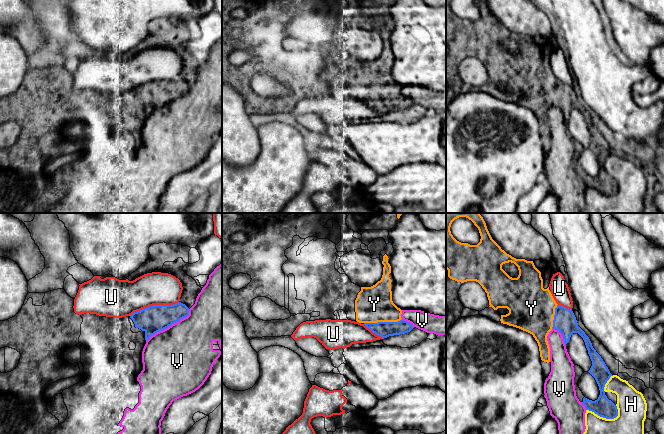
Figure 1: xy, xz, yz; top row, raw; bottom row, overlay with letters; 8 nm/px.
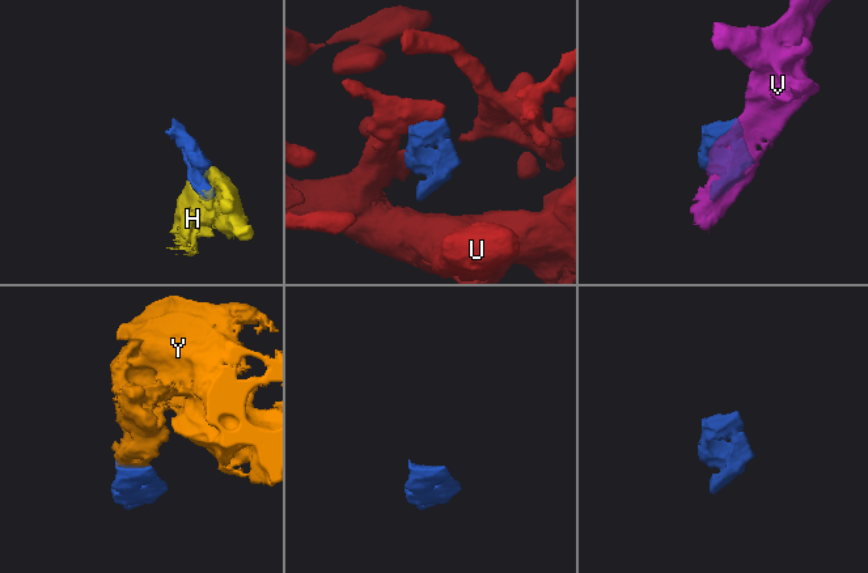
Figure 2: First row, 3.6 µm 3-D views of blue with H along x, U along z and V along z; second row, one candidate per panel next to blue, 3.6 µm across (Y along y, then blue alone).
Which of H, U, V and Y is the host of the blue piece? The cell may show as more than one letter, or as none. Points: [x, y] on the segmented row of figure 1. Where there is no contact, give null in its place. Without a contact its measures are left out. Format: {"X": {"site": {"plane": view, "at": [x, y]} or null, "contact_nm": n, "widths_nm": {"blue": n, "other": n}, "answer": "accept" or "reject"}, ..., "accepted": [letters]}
{"H": {"site": {"plane": "yz", "at": [602, 416]}, "contact_nm": 260, "widths_nm": {"blue": 160, "other": 240}, "answer": "reject"}, "U": {"site": {"plane": "xy", "at": [153, 305]}, "contact_nm": 420, "widths_nm": {"blue": 220, "other": 280}, "answer": "reject"}, "V": {"site": {"plane": "xy", "at": [169, 325]}, "contact_nm": 440, "widths_nm": {"blue": 220, "other": 480}, "answer": "reject"}, "Y": {"site": {"plane": "xz", "at": [382, 322]}, "contact_nm": 300, "widths_nm": {"blue": 130, "other": 300}, "answer": "accept"}, "accepted": ["Y"]}

